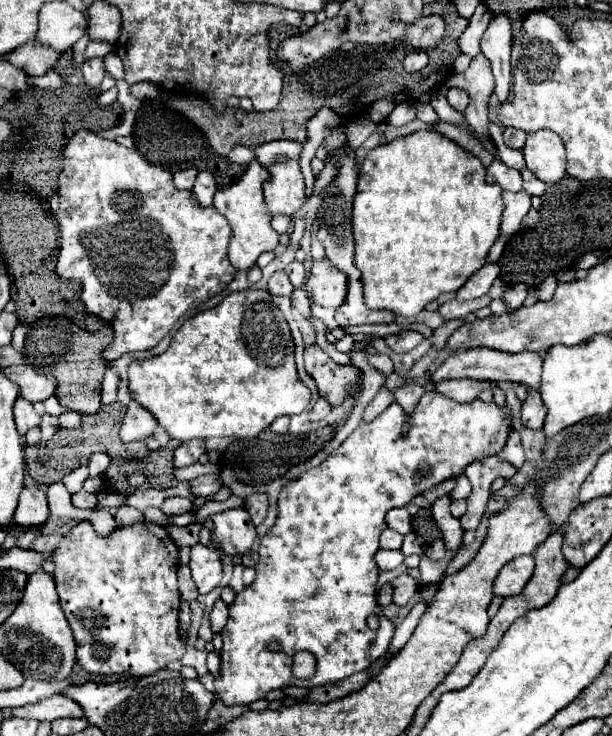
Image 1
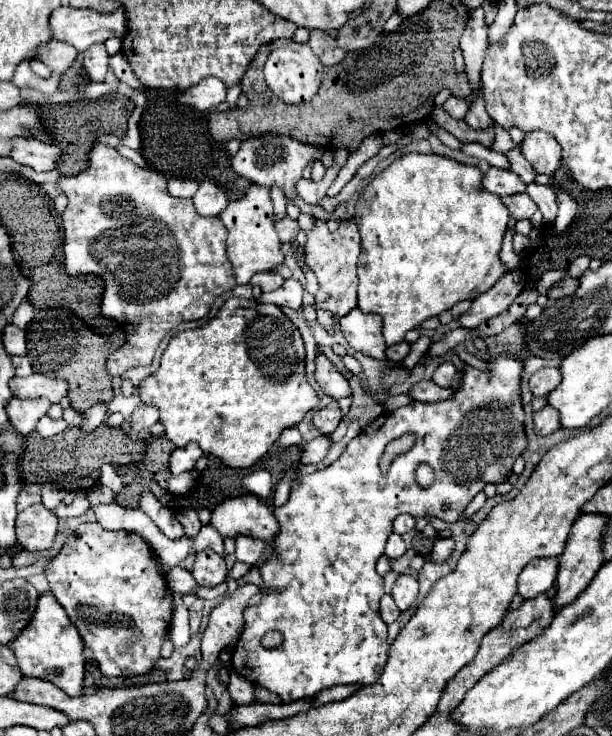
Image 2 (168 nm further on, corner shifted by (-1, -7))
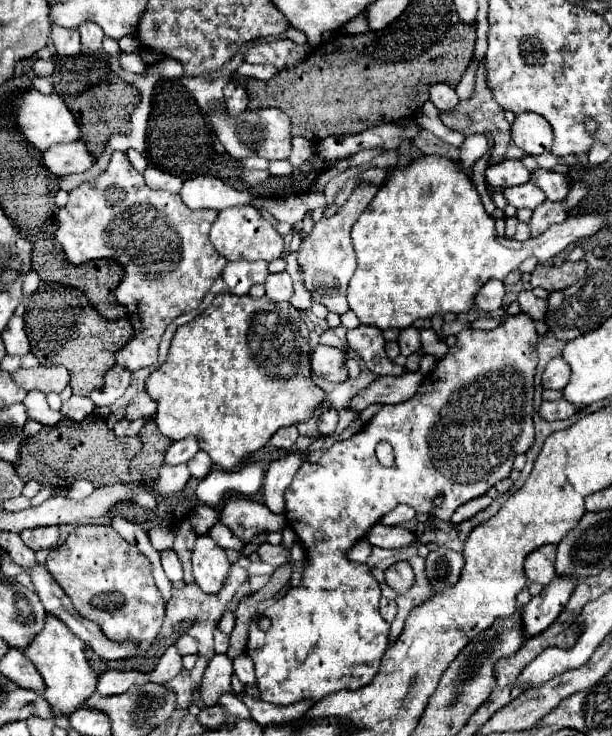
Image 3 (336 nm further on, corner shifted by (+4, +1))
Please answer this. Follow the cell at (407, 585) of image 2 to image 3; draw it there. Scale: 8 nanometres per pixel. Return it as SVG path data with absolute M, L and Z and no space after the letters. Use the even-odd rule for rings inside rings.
M399 561L385 571L385 583L397 593L403 595L413 587L413 569L407 561Z

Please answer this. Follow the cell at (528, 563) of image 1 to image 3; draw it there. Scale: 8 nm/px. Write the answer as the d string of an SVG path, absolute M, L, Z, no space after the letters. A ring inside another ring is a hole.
M549 543L549 545L539 547L531 555L527 555L527 559L525 559L527 579L541 583L541 585L549 585L549 581L555 577L555 567L553 567L555 553L557 553L557 545Z

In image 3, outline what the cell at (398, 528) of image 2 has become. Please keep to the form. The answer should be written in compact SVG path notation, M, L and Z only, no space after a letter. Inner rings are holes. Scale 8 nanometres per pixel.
M399 505L393 511L389 511L387 515L381 517L383 525L403 525L407 521L411 521L415 517L415 511L409 505Z

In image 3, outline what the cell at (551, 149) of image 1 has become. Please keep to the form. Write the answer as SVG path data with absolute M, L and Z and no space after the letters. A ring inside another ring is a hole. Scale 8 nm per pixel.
M519 113L511 125L511 137L519 149L527 151L531 157L537 157L549 151L553 129L547 119L537 113Z

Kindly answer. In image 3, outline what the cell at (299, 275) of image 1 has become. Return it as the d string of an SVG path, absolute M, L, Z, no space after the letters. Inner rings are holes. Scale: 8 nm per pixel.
M275 273L275 275L269 275L267 277L267 297L271 301L289 301L291 295L293 295L293 283L291 283L291 277L289 273Z

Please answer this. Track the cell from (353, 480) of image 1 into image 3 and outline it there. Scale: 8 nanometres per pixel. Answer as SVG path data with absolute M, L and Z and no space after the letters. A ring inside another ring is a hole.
M519 313L515 317L509 317L505 319L499 327L491 329L491 331L481 331L481 329L463 329L459 331L457 335L457 343L455 347L449 349L449 353L437 361L435 369L423 377L417 393L407 399L405 403L397 403L397 405L383 405L383 409L375 415L375 419L371 419L371 423L367 423L359 433L355 433L353 437L349 437L347 441L337 441L333 447L329 447L323 455L321 455L321 461L319 463L309 463L305 461L297 475L293 477L291 485L287 487L285 491L285 519L289 523L289 527L297 533L297 537L301 539L303 547L305 547L305 555L307 555L307 567L305 567L305 573L303 573L303 579L297 587L291 587L283 597L279 597L267 611L265 615L271 619L271 629L265 633L265 631L259 631L257 625L251 625L251 631L249 631L249 645L247 645L247 655L253 659L255 663L255 675L257 675L257 687L259 687L259 697L267 703L273 703L273 705L293 705L297 701L303 701L303 699L309 699L313 703L321 701L323 697L331 695L331 693L337 693L337 691L357 691L359 687L365 687L373 681L373 677L377 675L379 671L379 665L381 665L381 657L385 653L385 649L389 647L389 623L381 619L379 615L379 599L381 599L381 589L377 585L377 581L373 579L371 575L371 569L367 565L359 565L359 563L351 563L345 553L369 531L371 525L375 525L385 513L389 513L391 509L395 509L397 505L409 505L413 507L419 515L433 515L433 517L439 517L441 521L449 521L451 515L455 513L457 507L461 507L463 503L475 499L475 497L481 497L485 495L497 481L509 477L511 473L511 467L513 467L513 461L519 453L527 453L529 447L533 445L535 441L535 427L533 427L533 415L535 415L535 409L533 409L533 395L531 395L531 387L533 387L533 379L535 379L535 369L537 369L537 331L535 331L535 321L527 315L527 313ZM379 441L389 441L395 449L395 463L393 467L383 467L377 457L375 457L375 445ZM437 495L443 495L447 499L445 505L441 507L435 507L433 505L433 499Z

